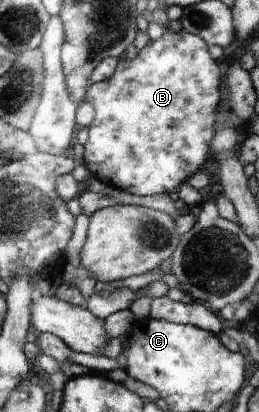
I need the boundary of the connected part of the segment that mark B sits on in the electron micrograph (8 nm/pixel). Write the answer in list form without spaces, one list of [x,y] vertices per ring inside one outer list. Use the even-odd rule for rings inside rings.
[[[167,30],[159,40],[150,40],[133,60],[119,59],[115,74],[109,80],[91,81],[87,89],[86,101],[93,106],[94,116],[88,126],[83,163],[90,177],[104,187],[111,186],[143,197],[176,191],[209,158],[215,112],[221,100],[219,86],[221,70],[211,58],[209,46],[203,38],[186,30],[177,34]]]

